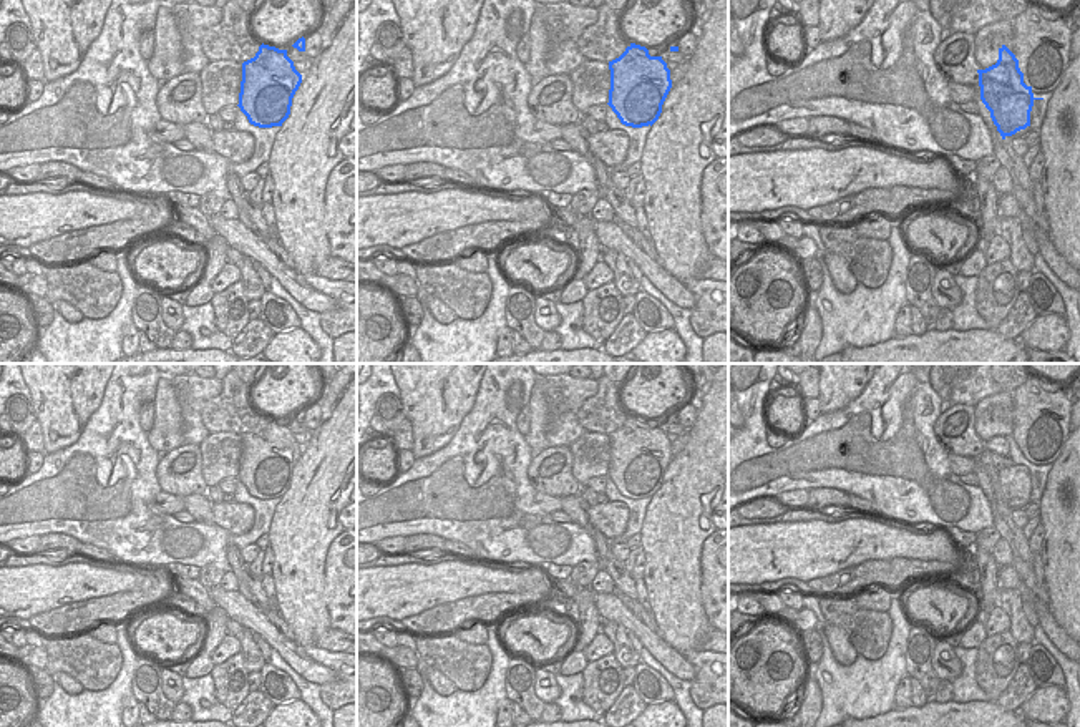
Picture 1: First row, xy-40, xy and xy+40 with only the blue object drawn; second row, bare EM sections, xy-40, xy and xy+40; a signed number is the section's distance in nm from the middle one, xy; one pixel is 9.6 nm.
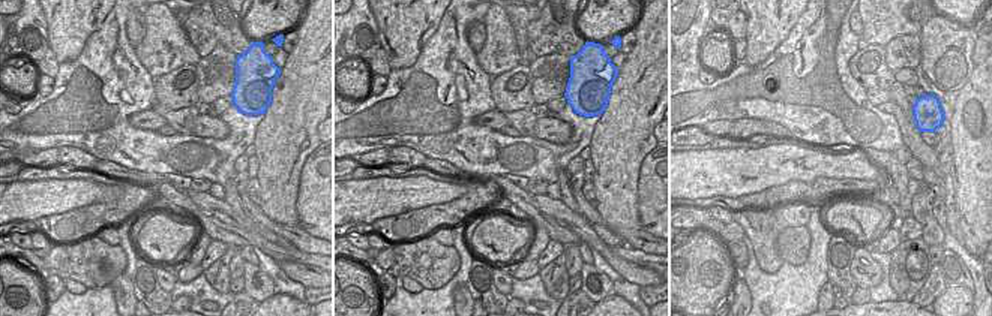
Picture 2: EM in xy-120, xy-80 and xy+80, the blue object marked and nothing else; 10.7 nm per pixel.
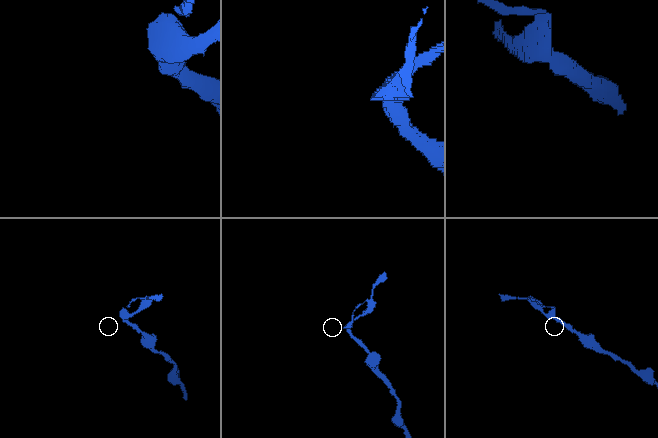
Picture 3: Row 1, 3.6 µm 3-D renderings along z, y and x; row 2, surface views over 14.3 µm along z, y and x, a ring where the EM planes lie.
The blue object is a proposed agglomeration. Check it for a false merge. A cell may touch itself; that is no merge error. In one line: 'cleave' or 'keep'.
cleave

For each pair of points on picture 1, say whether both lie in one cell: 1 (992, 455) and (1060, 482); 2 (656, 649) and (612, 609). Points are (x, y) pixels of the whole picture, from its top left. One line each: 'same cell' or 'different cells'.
1: different cells
2: same cell

